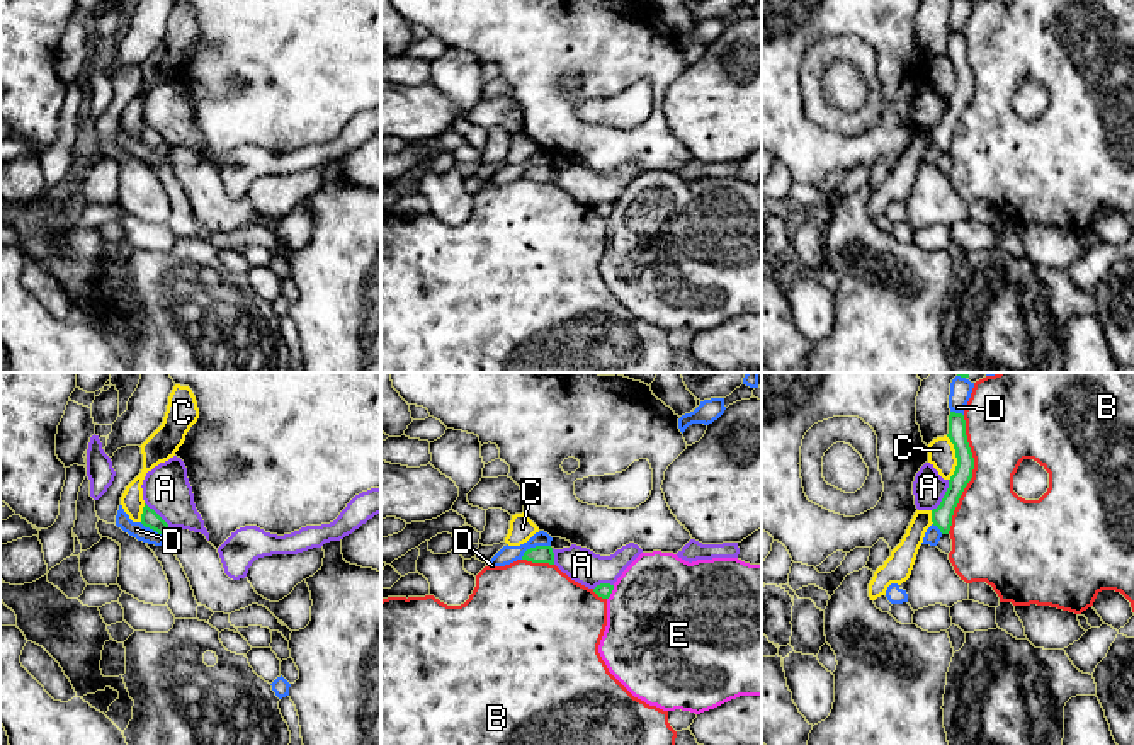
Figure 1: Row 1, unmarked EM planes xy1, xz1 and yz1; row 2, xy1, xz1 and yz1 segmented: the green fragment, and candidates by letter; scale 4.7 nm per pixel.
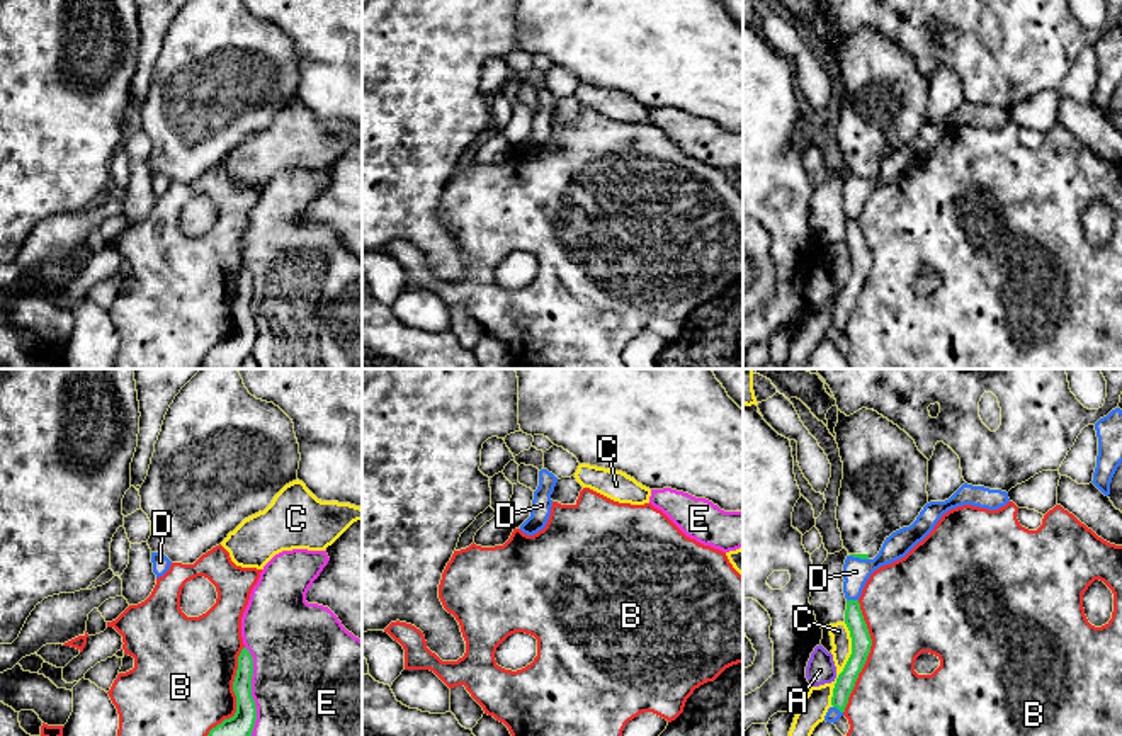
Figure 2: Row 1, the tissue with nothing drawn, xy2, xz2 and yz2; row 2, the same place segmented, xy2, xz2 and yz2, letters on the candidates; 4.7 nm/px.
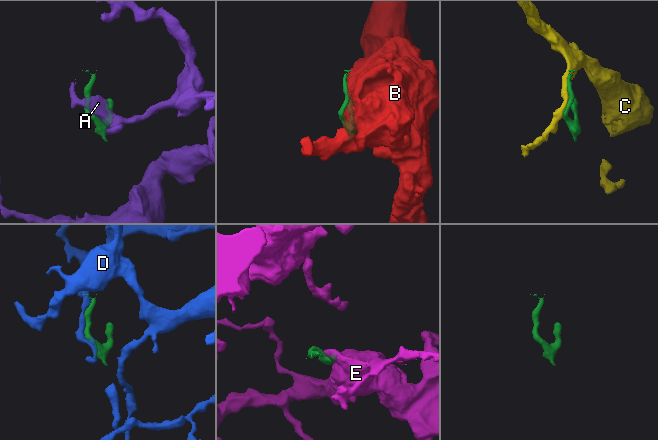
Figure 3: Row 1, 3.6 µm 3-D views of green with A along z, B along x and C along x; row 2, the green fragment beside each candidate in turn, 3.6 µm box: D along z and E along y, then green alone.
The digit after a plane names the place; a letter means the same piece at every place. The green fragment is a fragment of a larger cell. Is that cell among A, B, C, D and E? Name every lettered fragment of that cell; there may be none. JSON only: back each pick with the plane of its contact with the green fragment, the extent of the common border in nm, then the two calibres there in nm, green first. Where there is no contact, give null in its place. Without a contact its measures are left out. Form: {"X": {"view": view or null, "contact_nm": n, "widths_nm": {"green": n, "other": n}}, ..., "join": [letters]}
{"join": []}

